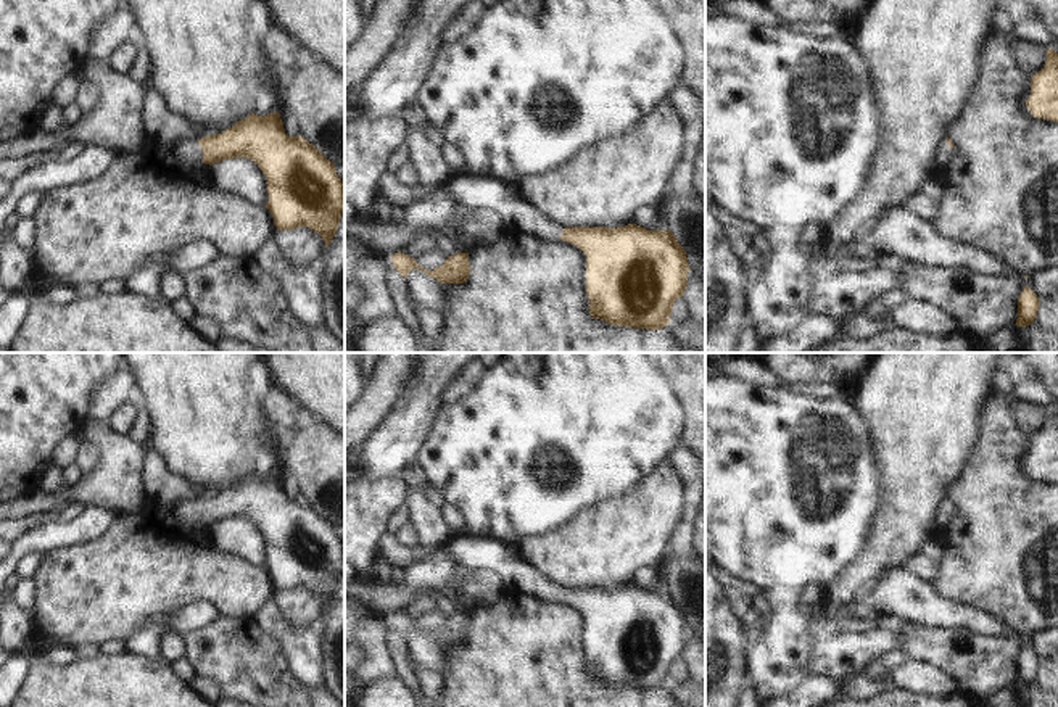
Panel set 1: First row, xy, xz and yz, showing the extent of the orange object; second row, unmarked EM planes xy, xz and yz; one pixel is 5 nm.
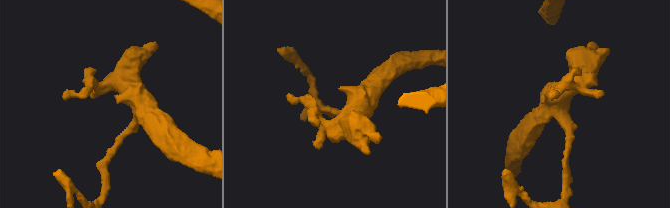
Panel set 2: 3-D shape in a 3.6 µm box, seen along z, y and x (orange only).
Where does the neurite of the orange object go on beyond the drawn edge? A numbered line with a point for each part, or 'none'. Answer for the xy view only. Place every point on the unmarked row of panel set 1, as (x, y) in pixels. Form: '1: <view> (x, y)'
1: xy (190, 512)

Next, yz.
1: yz (944, 514)

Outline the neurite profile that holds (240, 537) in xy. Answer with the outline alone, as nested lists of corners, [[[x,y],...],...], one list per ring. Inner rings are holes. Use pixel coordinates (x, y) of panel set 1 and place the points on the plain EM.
[[[234,519],[214,523],[211,535],[221,551],[242,556],[258,567],[267,565],[267,540],[254,522]]]

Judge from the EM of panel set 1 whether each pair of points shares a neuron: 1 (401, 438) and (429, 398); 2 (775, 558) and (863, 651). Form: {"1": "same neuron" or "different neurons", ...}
{"1": "same neuron", "2": "different neurons"}

